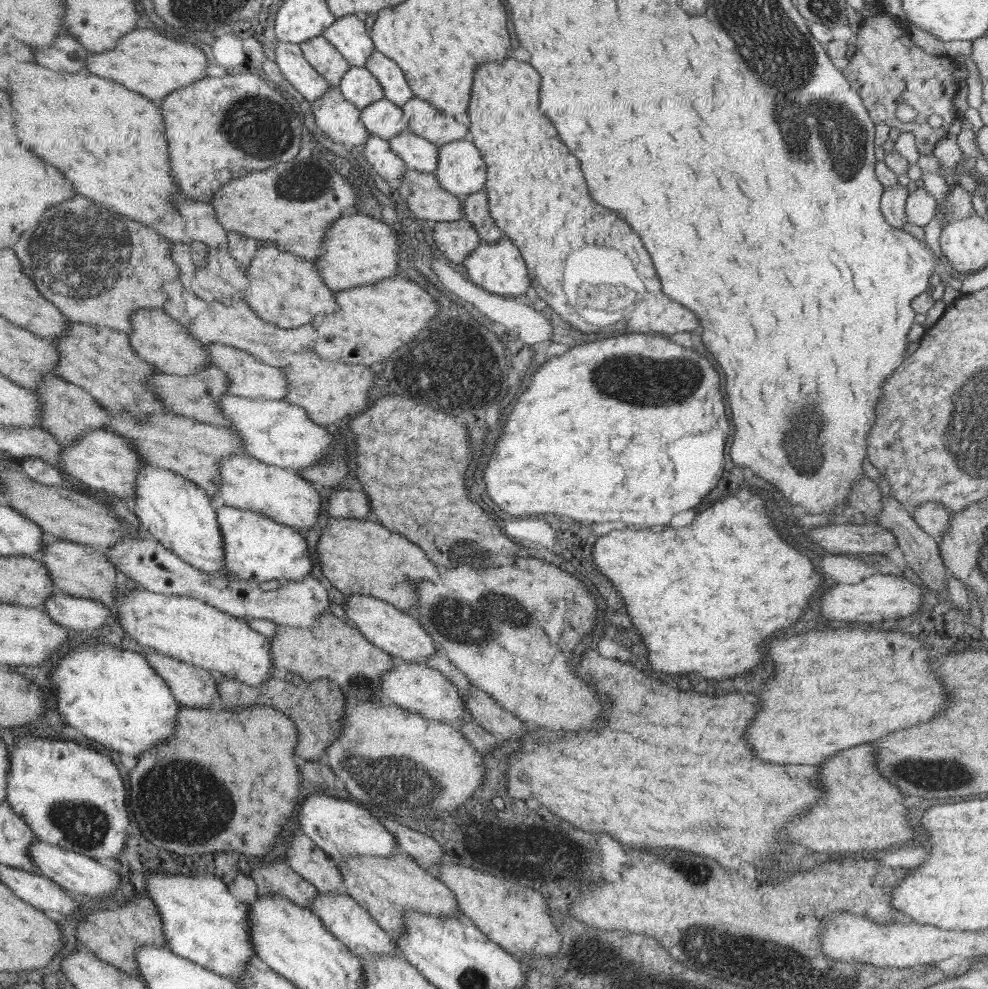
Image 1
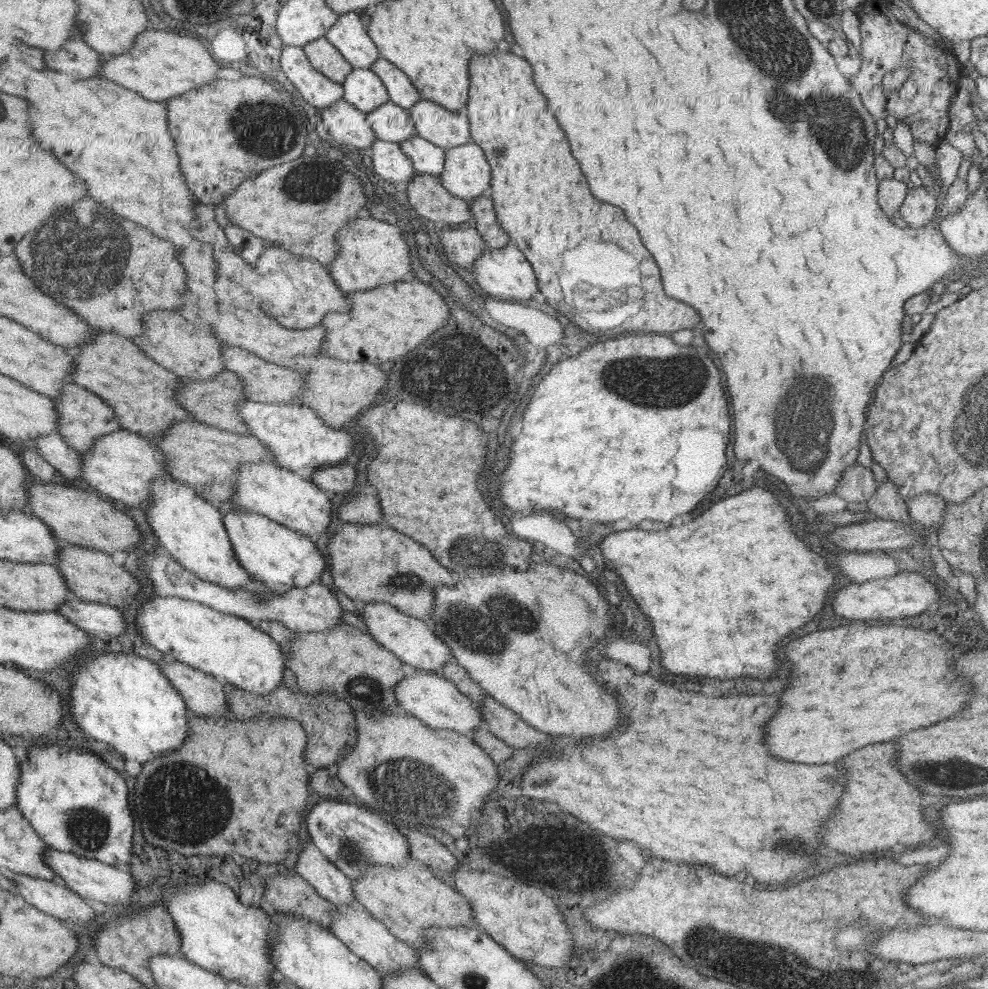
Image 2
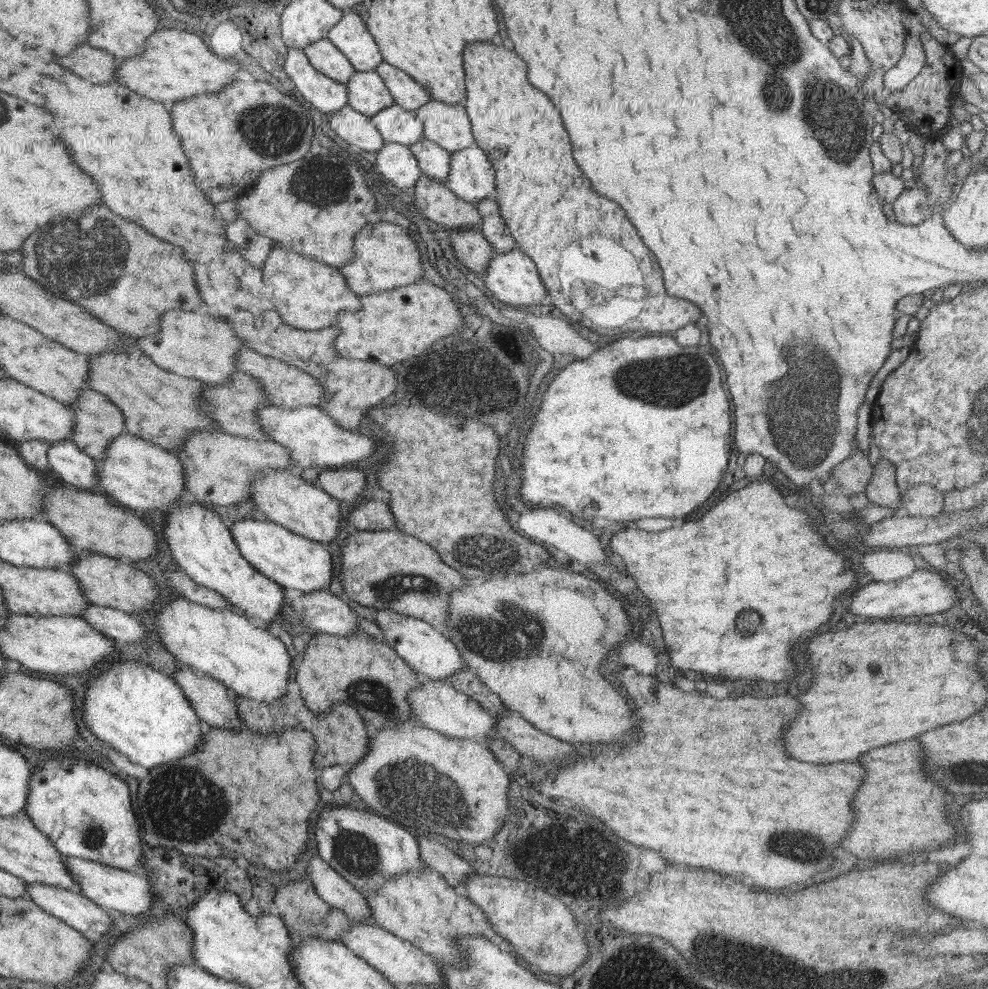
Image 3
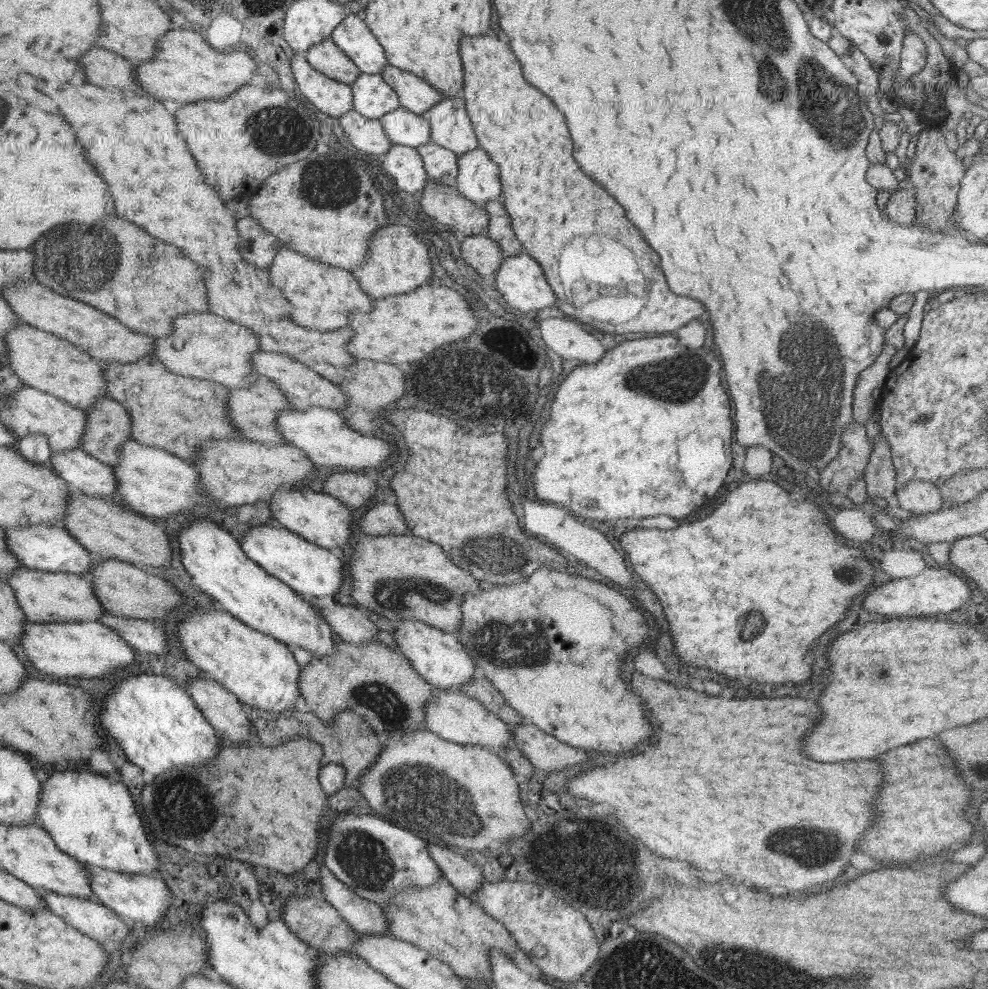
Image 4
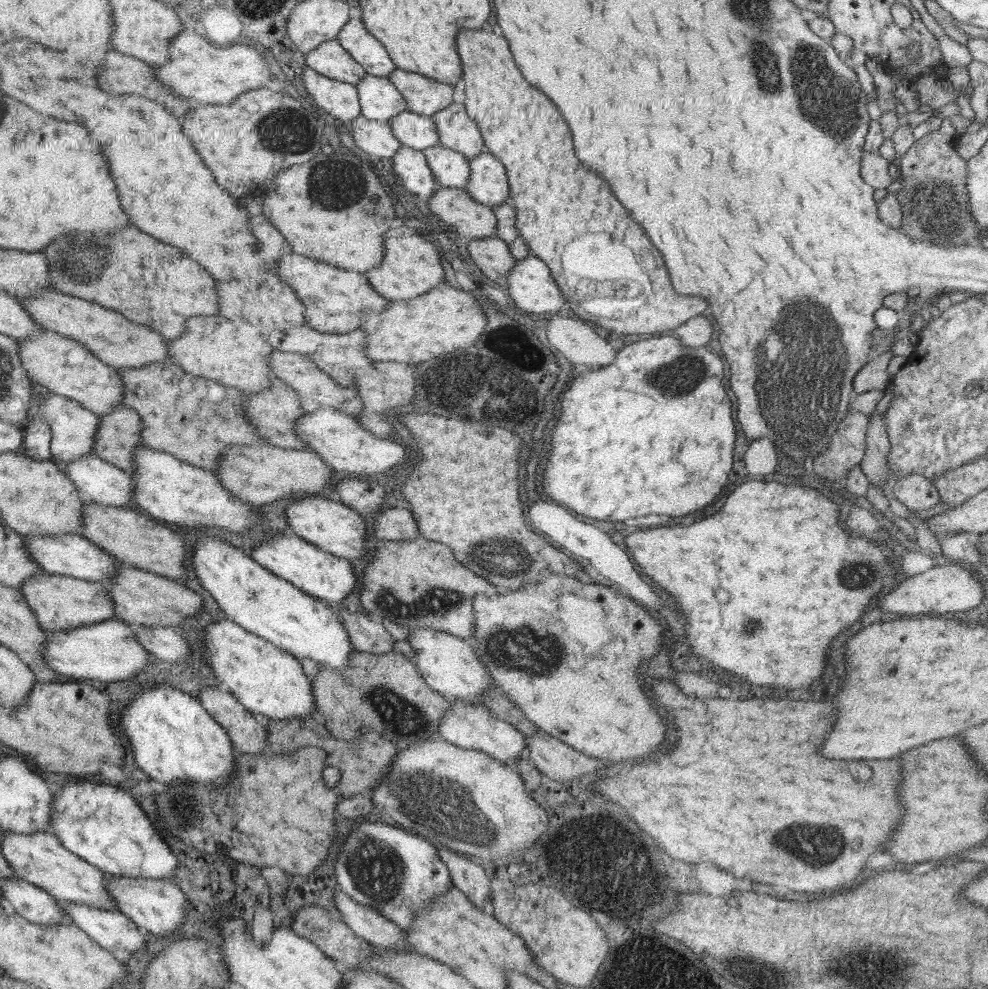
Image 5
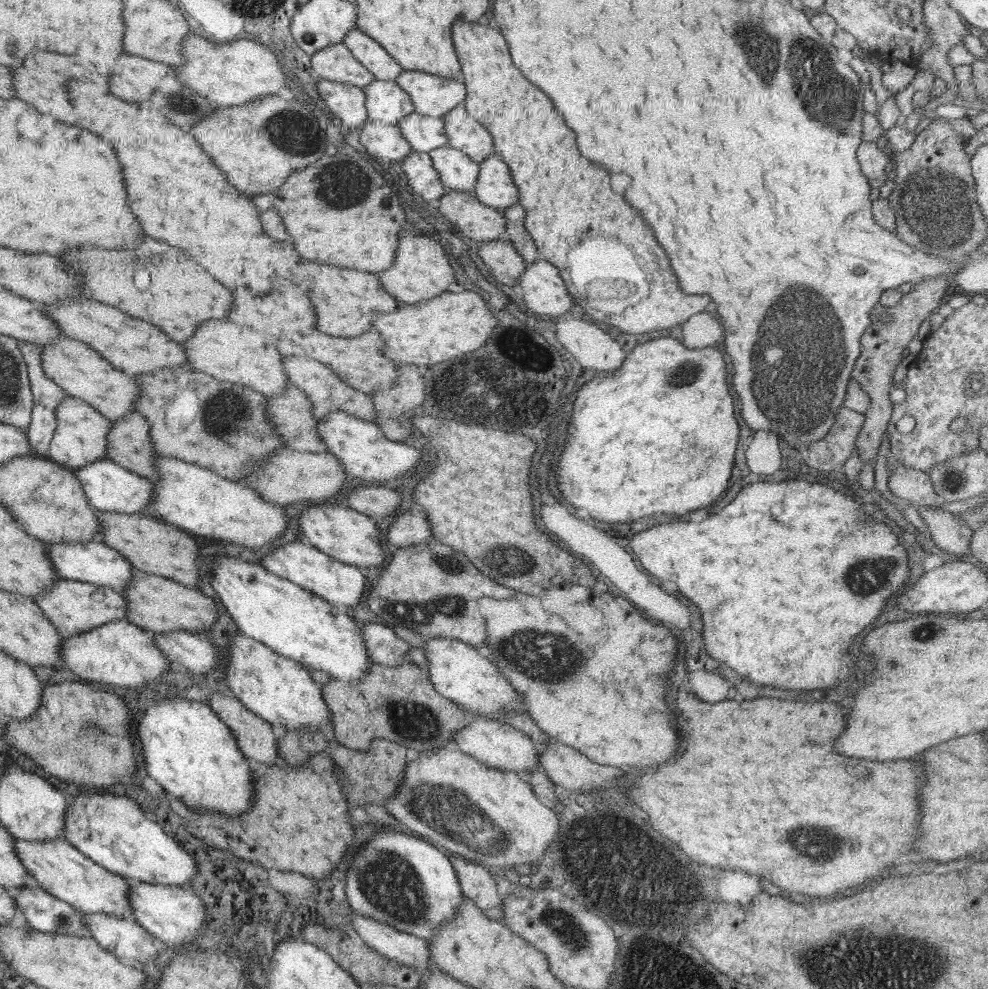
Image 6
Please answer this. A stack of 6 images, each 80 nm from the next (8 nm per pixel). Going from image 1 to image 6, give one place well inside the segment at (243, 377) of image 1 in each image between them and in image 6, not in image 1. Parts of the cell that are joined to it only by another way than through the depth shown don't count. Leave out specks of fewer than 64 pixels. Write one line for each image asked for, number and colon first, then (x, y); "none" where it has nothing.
2: (263, 381)
3: (286, 385)
4: (304, 388)
5: (316, 389)
6: (327, 392)

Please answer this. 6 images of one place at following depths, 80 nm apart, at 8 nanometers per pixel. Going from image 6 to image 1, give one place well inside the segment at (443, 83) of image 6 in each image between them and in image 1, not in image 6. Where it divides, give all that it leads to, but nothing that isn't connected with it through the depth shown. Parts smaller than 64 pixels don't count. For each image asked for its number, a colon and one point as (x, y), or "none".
1: (395, 88)
2: (401, 92)
3: (410, 95)
4: (414, 94)
5: (425, 96)

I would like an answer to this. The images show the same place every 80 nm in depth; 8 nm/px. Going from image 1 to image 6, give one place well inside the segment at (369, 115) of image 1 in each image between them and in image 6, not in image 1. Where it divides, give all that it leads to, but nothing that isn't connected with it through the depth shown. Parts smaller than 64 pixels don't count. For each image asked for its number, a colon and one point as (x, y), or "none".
2: (390, 123)
3: (395, 125)
4: (402, 127)
5: (415, 131)
6: (423, 133)

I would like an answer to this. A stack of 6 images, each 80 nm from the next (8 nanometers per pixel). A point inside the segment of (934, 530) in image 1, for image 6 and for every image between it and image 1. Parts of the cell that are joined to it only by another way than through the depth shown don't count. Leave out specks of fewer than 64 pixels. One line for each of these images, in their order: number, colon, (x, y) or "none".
2: (928, 509)
3: (920, 500)
4: (919, 497)
5: (916, 492)
6: (908, 485)

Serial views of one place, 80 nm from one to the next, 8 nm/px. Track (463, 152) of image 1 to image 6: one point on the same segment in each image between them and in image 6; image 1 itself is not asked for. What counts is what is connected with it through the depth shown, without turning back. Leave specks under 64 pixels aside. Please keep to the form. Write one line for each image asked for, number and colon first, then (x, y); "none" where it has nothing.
2: (466, 175)
3: (471, 178)
4: (477, 180)
5: (487, 184)
6: (494, 188)

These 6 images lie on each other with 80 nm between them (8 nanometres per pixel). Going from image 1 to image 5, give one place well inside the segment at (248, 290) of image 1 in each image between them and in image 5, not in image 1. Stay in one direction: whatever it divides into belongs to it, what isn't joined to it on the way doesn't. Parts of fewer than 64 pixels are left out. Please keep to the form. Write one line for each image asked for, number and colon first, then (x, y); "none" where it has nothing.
2: (298, 293)
3: (309, 296)
4: (328, 295)
5: (335, 301)

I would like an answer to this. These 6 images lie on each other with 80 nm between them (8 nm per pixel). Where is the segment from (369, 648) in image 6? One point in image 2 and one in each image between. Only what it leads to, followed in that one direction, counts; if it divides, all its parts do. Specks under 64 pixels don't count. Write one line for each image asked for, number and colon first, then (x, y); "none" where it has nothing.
2: (312, 609)
3: (320, 611)
4: (349, 624)
5: (366, 634)

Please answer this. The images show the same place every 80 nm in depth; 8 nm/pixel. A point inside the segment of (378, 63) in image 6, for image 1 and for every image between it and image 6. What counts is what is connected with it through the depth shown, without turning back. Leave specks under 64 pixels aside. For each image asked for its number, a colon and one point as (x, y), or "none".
1: (347, 34)
2: (347, 35)
3: (349, 35)
4: (351, 35)
5: (365, 49)

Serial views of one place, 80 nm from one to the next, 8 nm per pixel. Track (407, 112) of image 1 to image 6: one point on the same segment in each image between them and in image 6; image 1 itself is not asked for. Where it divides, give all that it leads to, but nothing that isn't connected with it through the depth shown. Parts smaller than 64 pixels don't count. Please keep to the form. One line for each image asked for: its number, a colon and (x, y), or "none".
2: (445, 129)
3: (447, 125)
4: (449, 126)
5: (455, 130)
6: (463, 133)

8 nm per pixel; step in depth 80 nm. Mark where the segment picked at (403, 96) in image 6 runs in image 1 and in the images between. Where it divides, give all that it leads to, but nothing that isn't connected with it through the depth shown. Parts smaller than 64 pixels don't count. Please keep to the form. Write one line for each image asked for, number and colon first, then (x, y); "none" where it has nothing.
1: (358, 86)
2: (362, 89)
3: (367, 94)
4: (372, 97)
5: (379, 100)

